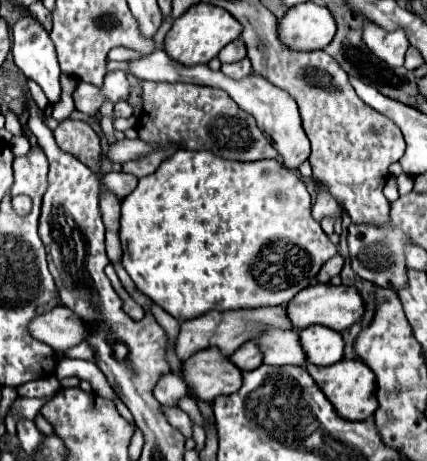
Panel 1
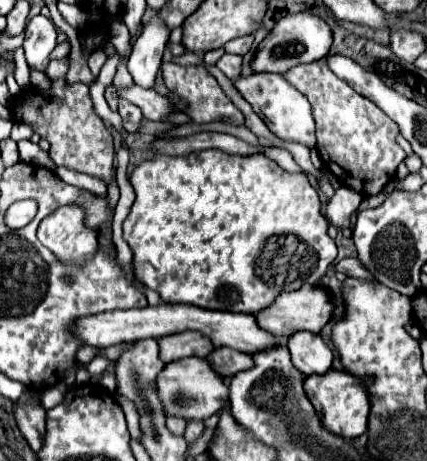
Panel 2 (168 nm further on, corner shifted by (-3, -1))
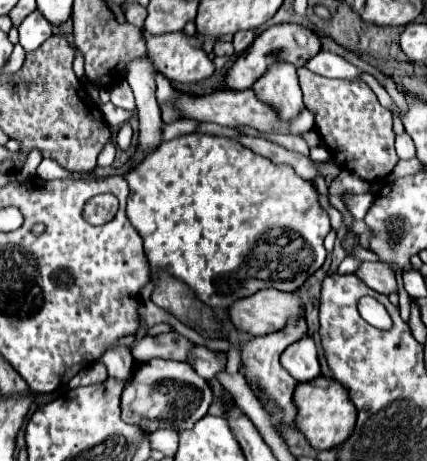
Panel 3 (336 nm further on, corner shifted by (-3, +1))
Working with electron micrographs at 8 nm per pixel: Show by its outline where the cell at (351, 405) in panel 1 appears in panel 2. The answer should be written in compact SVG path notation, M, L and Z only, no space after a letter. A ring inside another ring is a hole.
M327 371L325 375L311 375L303 383L309 401L313 403L317 417L321 419L327 431L333 431L337 437L355 439L367 431L367 417L369 417L369 395L367 387L361 379L353 379L347 371Z

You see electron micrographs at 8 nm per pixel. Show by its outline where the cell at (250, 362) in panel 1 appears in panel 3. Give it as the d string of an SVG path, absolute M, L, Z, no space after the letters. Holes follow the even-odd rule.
M197 345L189 355L189 363L193 365L193 369L197 369L201 377L213 379L219 371L225 369L227 355L223 351L211 351L205 345Z

